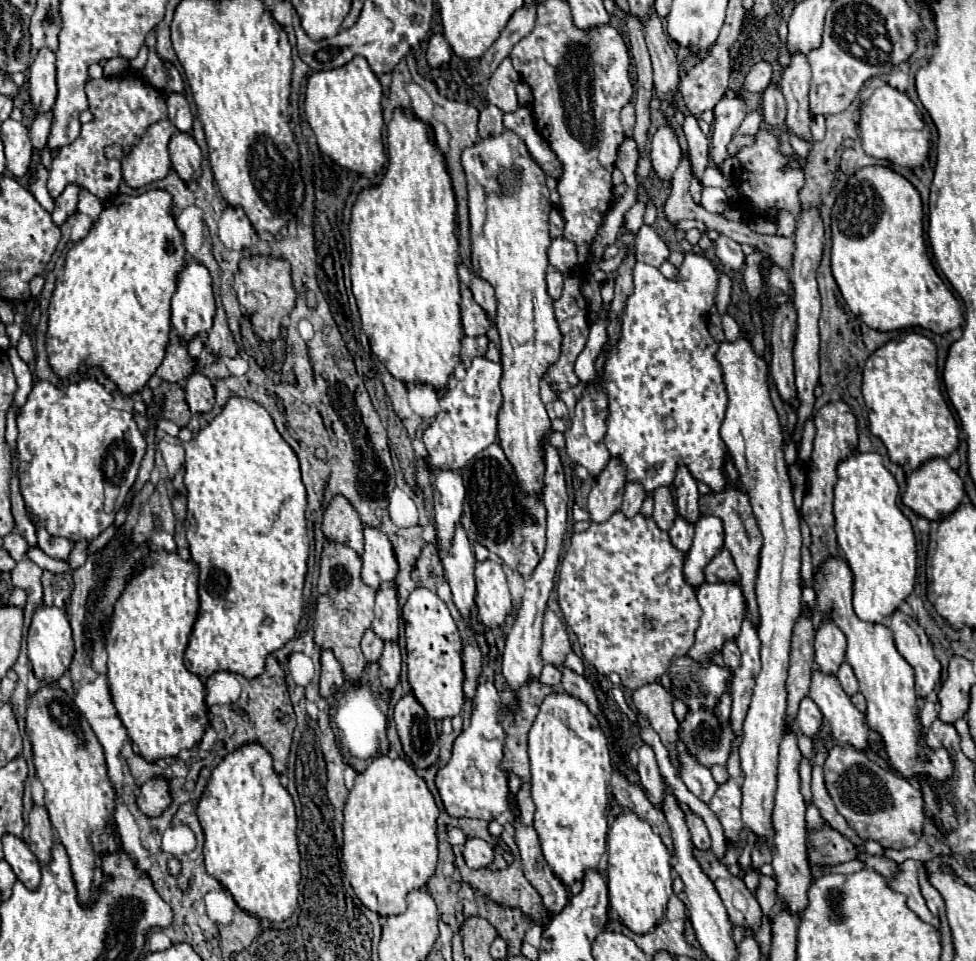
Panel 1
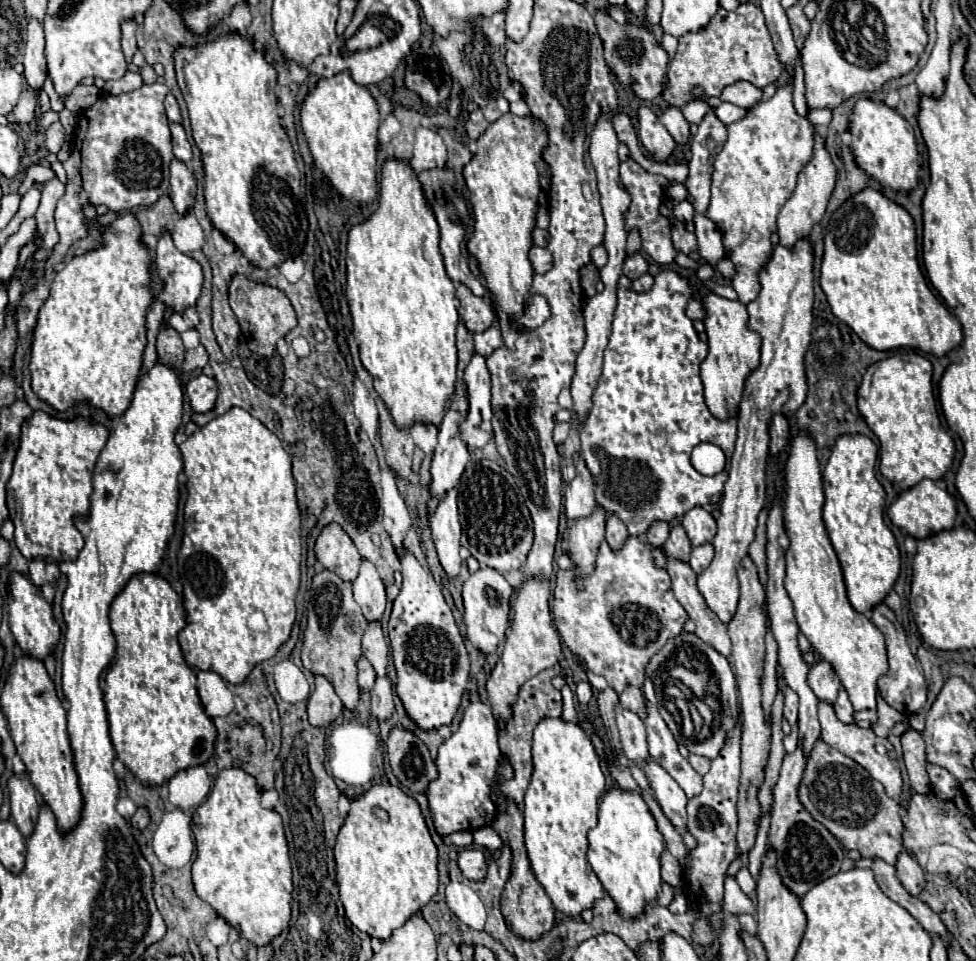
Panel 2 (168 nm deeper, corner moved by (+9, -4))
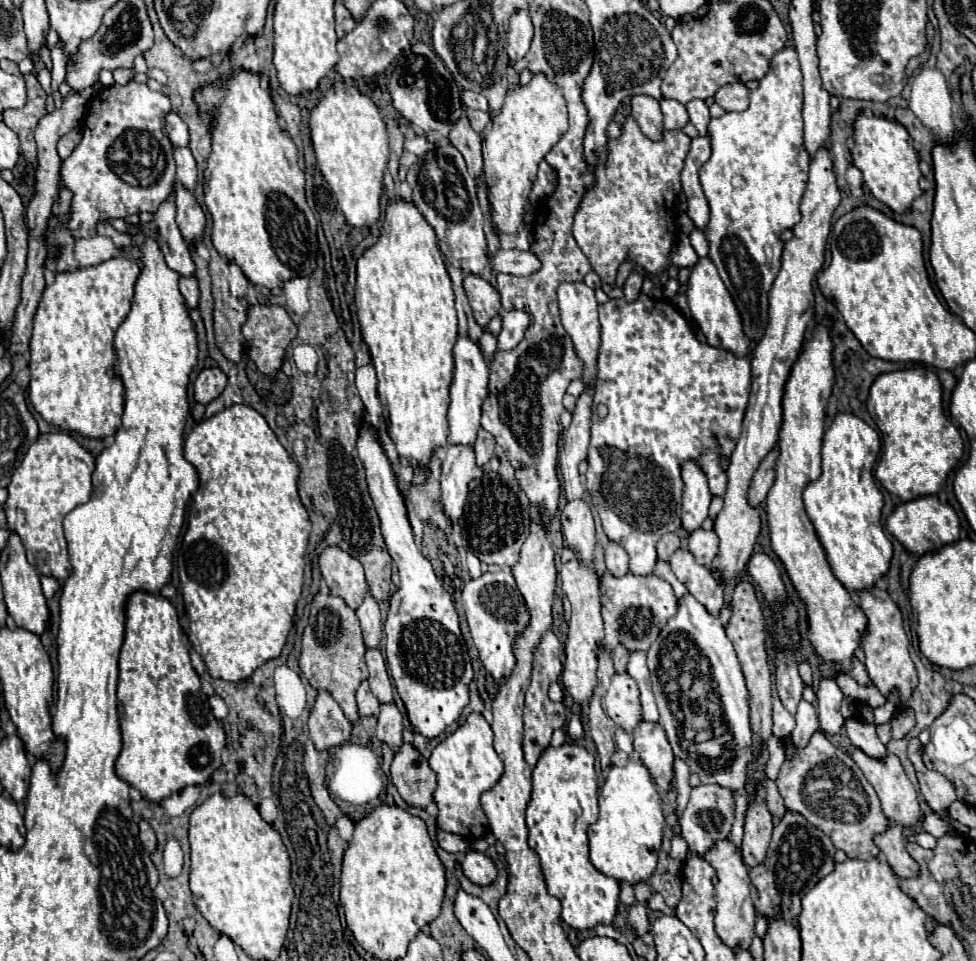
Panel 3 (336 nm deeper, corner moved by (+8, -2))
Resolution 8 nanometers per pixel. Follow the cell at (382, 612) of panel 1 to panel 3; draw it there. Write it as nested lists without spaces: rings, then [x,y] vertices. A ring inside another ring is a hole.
[[[368,649],[366,651],[366,663],[368,663],[368,685],[370,691],[376,695],[376,699],[386,705],[392,703],[392,681],[388,677],[388,669],[384,663],[384,657],[380,653],[380,649]]]

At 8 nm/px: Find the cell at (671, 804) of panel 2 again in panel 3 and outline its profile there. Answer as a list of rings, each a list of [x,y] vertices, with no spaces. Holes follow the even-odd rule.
[[[640,721],[634,729],[634,751],[648,767],[654,783],[666,791],[666,787],[670,787],[670,779],[674,779],[674,753],[664,727],[660,723]]]

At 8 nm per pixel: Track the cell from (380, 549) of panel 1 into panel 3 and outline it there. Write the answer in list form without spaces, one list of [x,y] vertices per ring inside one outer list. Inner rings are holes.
[[[370,593],[366,595],[362,607],[358,607],[356,615],[358,615],[360,627],[364,633],[364,645],[370,649],[378,649],[380,639],[382,639],[382,617],[380,617],[378,603],[374,603],[374,599],[370,599]]]

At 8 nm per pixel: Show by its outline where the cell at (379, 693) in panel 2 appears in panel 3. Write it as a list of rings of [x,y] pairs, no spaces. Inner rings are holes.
[[[380,705],[380,717],[378,717],[378,727],[376,727],[376,737],[386,743],[394,753],[400,751],[402,747],[402,715],[396,709],[396,705]]]

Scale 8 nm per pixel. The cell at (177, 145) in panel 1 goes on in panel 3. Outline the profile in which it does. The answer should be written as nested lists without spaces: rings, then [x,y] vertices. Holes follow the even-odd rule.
[[[180,183],[174,187],[174,191],[176,191],[176,207],[178,207],[176,223],[182,231],[184,241],[190,245],[196,245],[202,241],[202,235],[206,229],[204,211],[196,203],[194,195],[190,191],[186,191]]]

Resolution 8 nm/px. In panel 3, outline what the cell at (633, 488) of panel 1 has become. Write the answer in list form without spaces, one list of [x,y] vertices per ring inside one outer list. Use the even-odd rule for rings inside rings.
[[[608,543],[606,547],[606,571],[614,577],[622,577],[628,573],[626,551],[622,551],[622,547],[614,547],[614,543]]]

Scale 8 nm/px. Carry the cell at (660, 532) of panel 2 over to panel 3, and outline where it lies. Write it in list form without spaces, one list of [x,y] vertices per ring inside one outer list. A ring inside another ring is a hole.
[[[670,533],[670,535],[664,535],[660,541],[658,541],[658,557],[662,561],[670,561],[670,557],[680,549],[680,539],[676,533]]]

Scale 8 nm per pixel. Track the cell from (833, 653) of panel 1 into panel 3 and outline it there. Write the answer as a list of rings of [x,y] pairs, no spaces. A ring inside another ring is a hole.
[[[822,679],[820,687],[816,691],[816,697],[818,697],[820,729],[824,731],[826,737],[838,735],[844,725],[844,717],[840,713],[840,703],[842,703],[844,695],[842,695],[840,687],[836,685],[834,679]]]

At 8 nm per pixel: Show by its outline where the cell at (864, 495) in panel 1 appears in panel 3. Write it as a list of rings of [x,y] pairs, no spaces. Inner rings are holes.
[[[838,413],[824,433],[822,455],[824,455],[822,475],[804,487],[804,493],[802,493],[804,507],[806,507],[810,523],[816,529],[818,539],[826,551],[826,559],[828,559],[830,569],[836,575],[836,579],[848,591],[860,591],[862,587],[872,587],[888,571],[890,559],[892,559],[892,543],[886,537],[882,523],[880,523],[884,497],[874,479],[874,465],[880,455],[880,435],[876,429],[872,429],[860,417],[856,417],[852,413]]]

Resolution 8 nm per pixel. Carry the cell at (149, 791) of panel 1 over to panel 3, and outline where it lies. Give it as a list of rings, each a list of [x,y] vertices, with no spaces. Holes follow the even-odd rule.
[[[140,821],[140,839],[142,839],[142,845],[144,845],[144,849],[148,853],[156,851],[156,845],[158,845],[156,833],[154,833],[154,829],[146,821]]]

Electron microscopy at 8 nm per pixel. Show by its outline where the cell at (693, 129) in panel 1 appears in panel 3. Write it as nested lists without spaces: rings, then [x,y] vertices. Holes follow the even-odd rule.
[[[662,99],[660,107],[664,113],[664,129],[682,129],[688,123],[686,107],[676,99]]]

